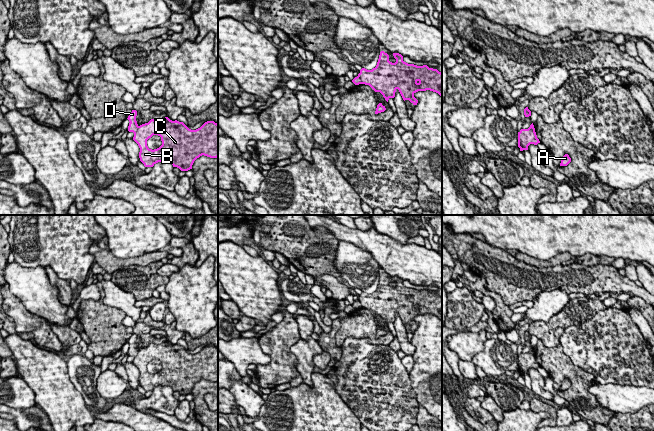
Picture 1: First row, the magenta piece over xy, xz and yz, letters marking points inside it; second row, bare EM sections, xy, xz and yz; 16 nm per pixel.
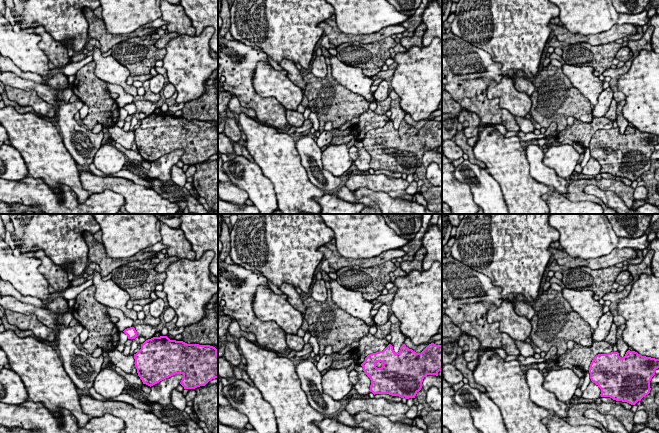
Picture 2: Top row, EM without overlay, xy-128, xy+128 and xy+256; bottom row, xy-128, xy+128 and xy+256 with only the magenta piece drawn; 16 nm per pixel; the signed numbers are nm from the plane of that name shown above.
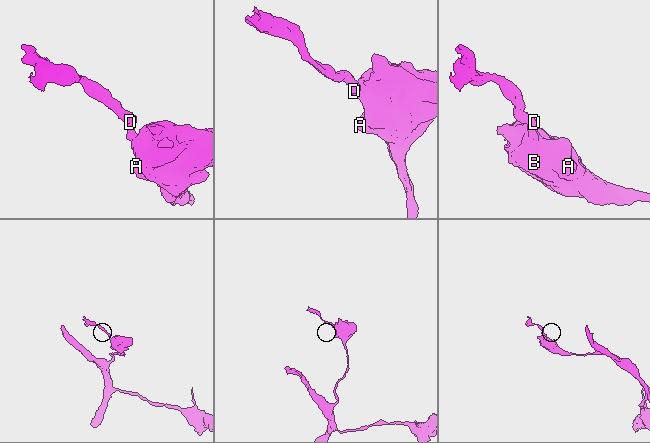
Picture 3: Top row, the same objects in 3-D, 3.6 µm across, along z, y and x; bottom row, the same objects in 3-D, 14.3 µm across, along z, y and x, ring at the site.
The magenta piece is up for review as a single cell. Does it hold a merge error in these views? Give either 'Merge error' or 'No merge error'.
Merge error

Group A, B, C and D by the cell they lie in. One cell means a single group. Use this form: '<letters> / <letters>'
A B C / D

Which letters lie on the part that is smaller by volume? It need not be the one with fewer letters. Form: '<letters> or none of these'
D

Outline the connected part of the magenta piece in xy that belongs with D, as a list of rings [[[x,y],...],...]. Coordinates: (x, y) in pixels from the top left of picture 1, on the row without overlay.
[[[132,334],[132,336],[130,337],[130,339],[128,340],[128,344],[129,344],[129,350],[128,350],[128,355],[129,356],[133,356],[135,357],[138,354],[138,348],[136,345],[136,340],[137,340],[137,335],[136,334]]]

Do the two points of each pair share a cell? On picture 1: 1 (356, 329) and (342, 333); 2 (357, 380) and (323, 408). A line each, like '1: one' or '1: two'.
1: one
2: two

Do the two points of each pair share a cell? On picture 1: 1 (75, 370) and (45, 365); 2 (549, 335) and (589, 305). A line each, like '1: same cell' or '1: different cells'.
1: different cells
2: same cell

